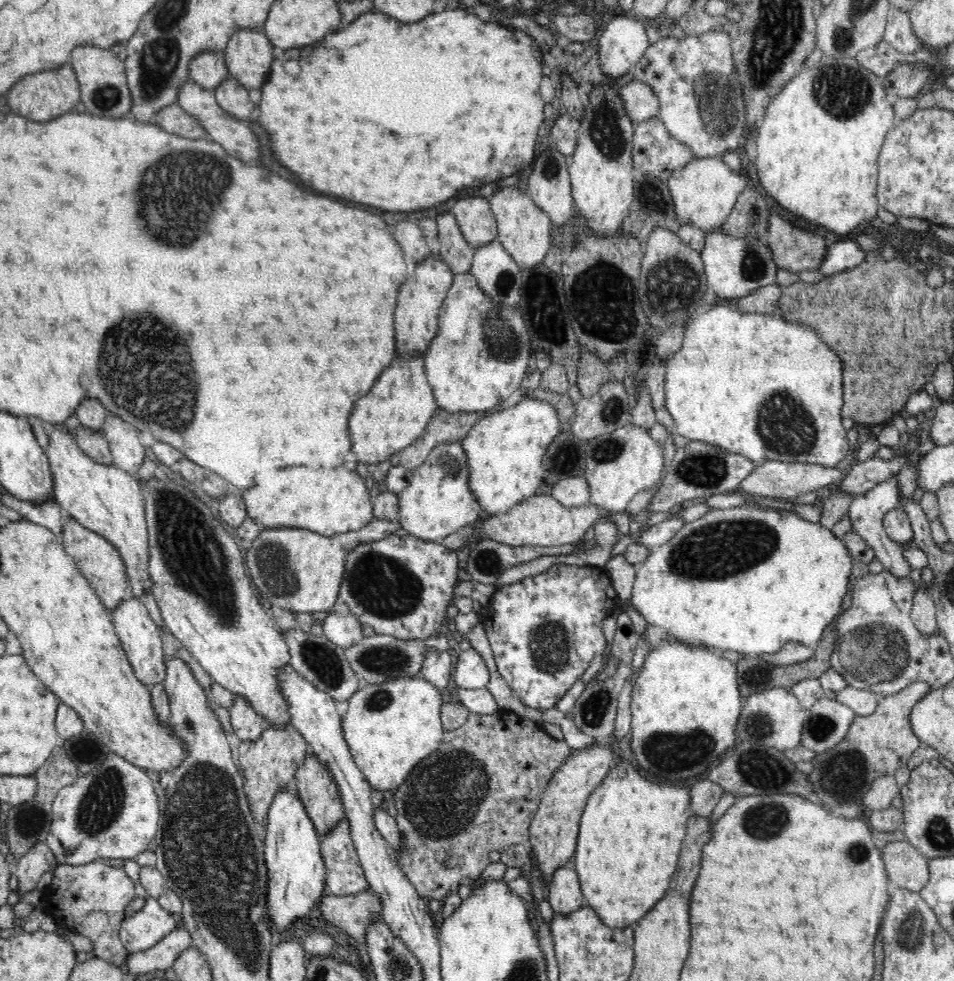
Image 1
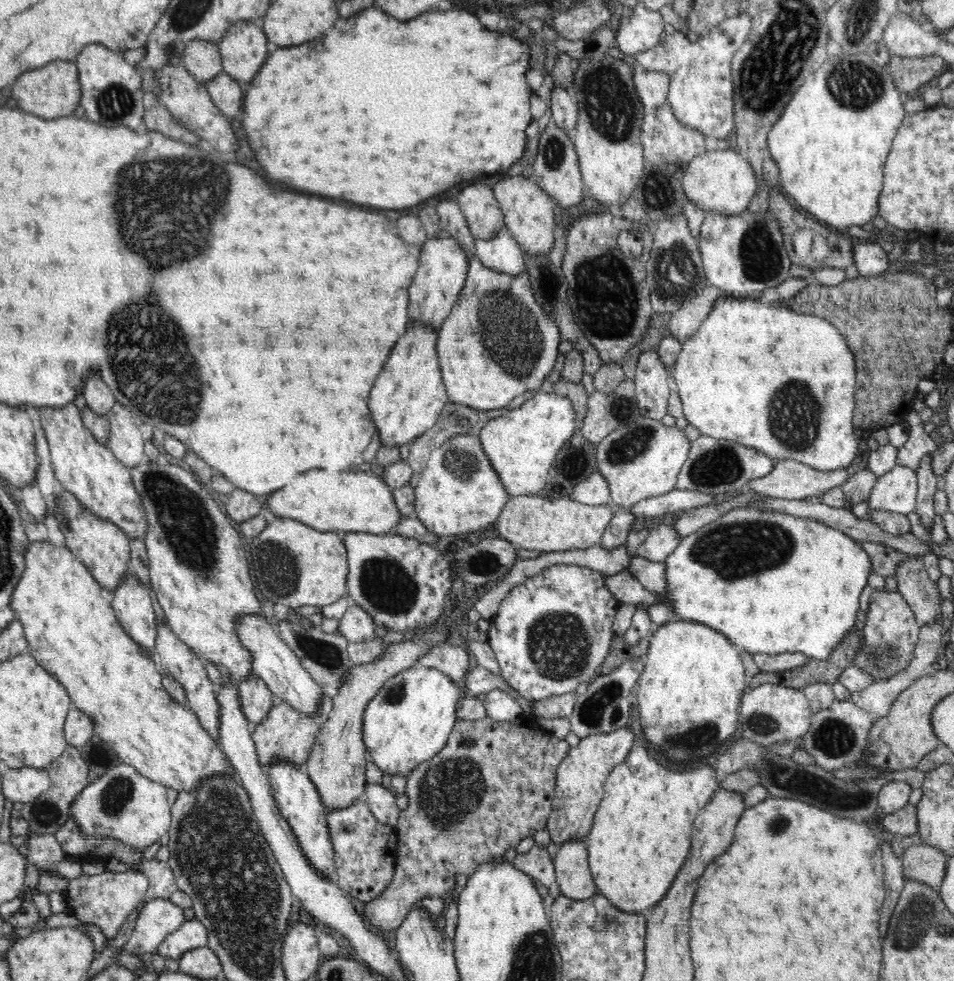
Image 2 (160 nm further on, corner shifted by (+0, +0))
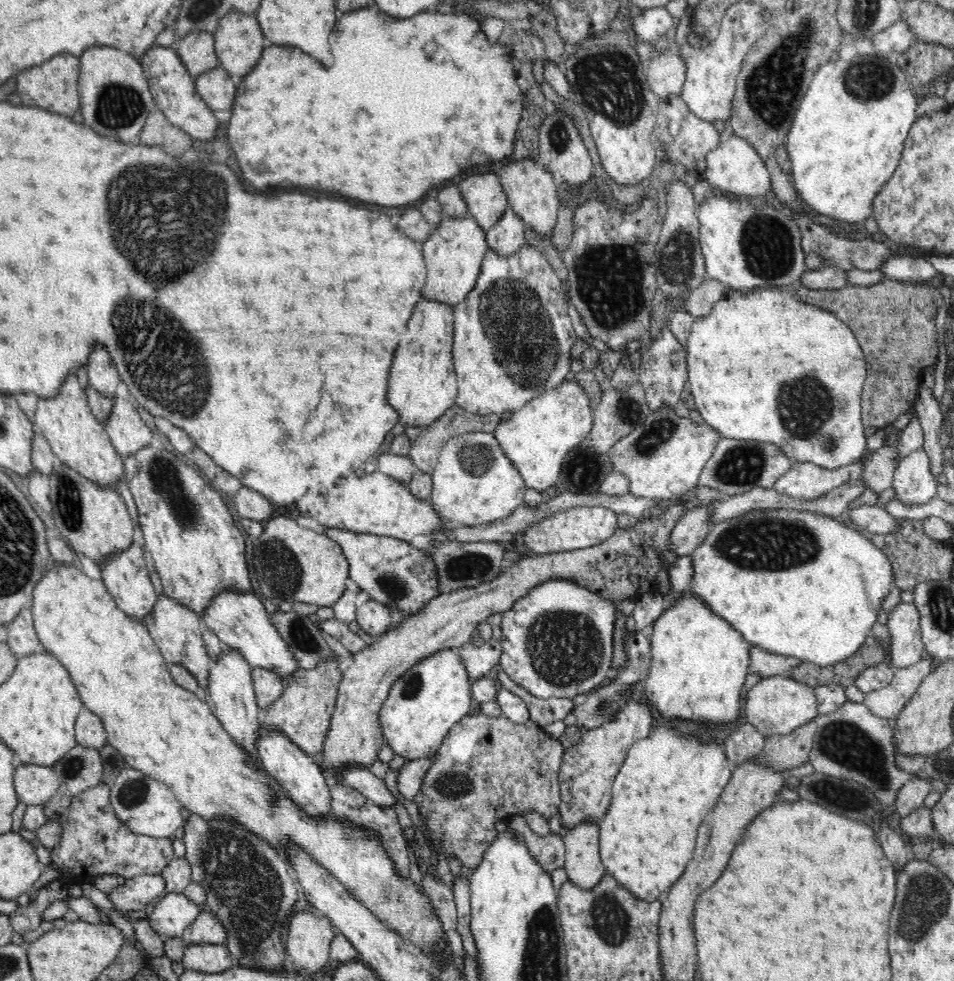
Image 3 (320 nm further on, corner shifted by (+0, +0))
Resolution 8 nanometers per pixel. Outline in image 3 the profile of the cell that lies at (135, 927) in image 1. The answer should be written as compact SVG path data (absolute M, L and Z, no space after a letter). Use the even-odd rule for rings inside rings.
M171 892L161 896L151 917L147 919L161 939L178 938L182 937L184 930L198 918L203 909L190 901L183 892Z

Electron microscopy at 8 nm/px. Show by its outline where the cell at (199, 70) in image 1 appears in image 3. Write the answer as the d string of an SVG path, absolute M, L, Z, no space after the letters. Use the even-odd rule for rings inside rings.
M190 31L181 38L176 52L194 78L220 67L212 33Z

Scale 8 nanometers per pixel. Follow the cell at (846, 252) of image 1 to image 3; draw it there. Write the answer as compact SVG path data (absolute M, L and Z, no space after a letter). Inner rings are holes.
M893 254L890 259L878 268L885 274L887 279L904 282L925 282L936 280L938 271L930 261L914 256L900 256Z

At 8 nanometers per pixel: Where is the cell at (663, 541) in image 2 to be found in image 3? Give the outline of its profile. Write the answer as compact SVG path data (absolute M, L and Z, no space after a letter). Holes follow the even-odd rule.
M698 507L688 510L670 532L668 549L678 556L692 555L696 546L700 546L710 532L710 507Z

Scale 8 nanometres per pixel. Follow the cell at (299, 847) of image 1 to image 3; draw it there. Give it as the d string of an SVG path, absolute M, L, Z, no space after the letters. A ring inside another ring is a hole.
M260 727L260 736L256 743L257 754L263 768L274 777L281 790L298 806L312 817L322 817L330 813L332 795L329 781L320 771L318 760L302 751L296 743L282 732L271 732Z

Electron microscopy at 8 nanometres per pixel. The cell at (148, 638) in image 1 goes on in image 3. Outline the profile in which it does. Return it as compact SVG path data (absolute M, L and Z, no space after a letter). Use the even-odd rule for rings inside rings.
M132 543L126 550L107 556L100 566L103 583L118 608L138 621L142 621L149 612L152 612L158 600L154 584L150 581L150 574L146 569L146 561L142 559L144 551L144 546Z

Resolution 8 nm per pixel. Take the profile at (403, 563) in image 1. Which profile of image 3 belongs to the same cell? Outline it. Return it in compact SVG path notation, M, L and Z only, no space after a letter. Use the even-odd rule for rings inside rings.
M327 528L325 535L341 546L349 564L349 578L358 584L360 590L369 593L370 599L410 616L418 614L429 600L440 594L433 560L409 541L339 528Z

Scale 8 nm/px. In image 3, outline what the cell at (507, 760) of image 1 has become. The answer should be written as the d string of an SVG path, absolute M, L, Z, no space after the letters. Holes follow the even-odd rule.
M482 712L467 715L444 738L421 784L420 793L424 795L424 801L418 804L419 810L427 817L437 854L443 845L447 859L453 854L461 862L464 872L469 873L480 864L483 854L496 838L494 824L498 820L505 821L514 815L524 817L528 811L542 813L544 819L552 818L558 813L561 803L559 770L564 753L565 748L560 741L547 736L540 724L531 721L515 724L504 714L496 718Z

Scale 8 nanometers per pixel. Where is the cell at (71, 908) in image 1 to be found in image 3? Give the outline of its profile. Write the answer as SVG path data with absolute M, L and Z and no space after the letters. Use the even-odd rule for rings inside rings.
M144 874L126 878L123 885L108 894L115 908L123 915L130 910L143 910L154 898L164 895L166 881L162 875Z

